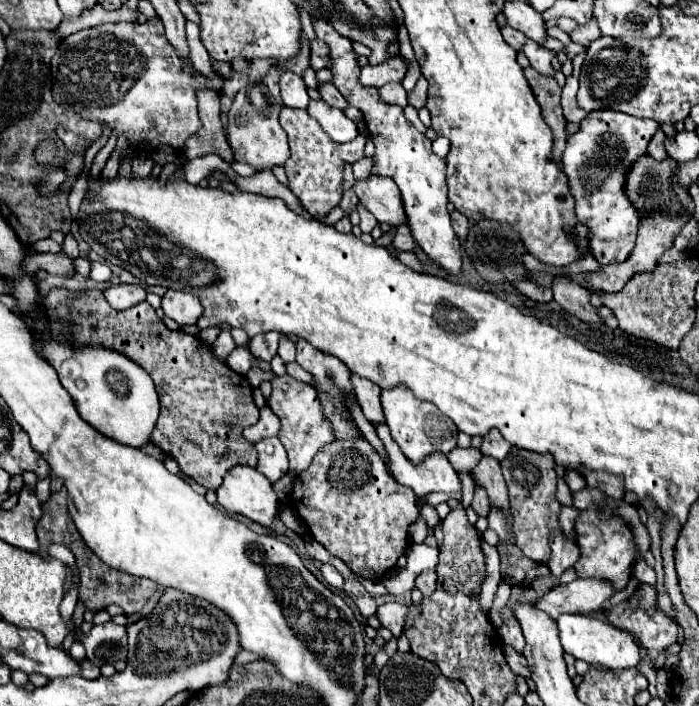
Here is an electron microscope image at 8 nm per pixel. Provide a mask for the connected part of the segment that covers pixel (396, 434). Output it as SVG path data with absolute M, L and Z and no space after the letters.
M395 387L381 393L381 405L385 411L385 423L391 429L391 437L411 463L423 463L427 455L449 453L457 445L457 427L437 407L417 399L409 389Z

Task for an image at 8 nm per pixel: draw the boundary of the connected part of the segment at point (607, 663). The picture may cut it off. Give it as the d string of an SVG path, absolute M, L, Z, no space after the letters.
M559 615L557 619L559 625L559 635L565 653L573 655L575 659L587 661L589 665L601 665L601 667L611 667L611 669L625 669L625 667L635 667L641 659L639 645L633 635L627 631L621 631L617 627L611 627L609 623L603 623L595 617L587 615Z

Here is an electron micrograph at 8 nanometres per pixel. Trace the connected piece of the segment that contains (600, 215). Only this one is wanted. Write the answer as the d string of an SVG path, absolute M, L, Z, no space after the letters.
M601 109L587 115L581 121L581 131L567 139L567 149L561 159L563 169L577 201L577 217L591 229L589 245L599 265L613 261L621 263L635 247L639 215L623 193L625 173L637 155L647 151L647 145L657 129L659 125L651 119L637 119L619 111Z

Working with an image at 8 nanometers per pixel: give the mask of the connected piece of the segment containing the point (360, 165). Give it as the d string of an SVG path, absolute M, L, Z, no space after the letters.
M363 157L359 159L357 163L353 163L353 173L355 173L355 179L363 179L371 173L373 169L373 157Z

